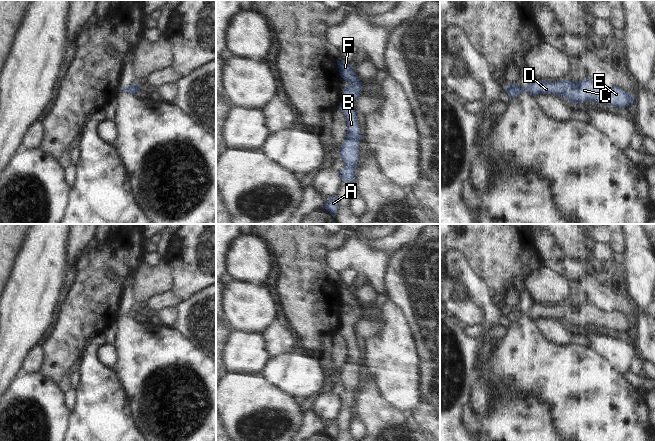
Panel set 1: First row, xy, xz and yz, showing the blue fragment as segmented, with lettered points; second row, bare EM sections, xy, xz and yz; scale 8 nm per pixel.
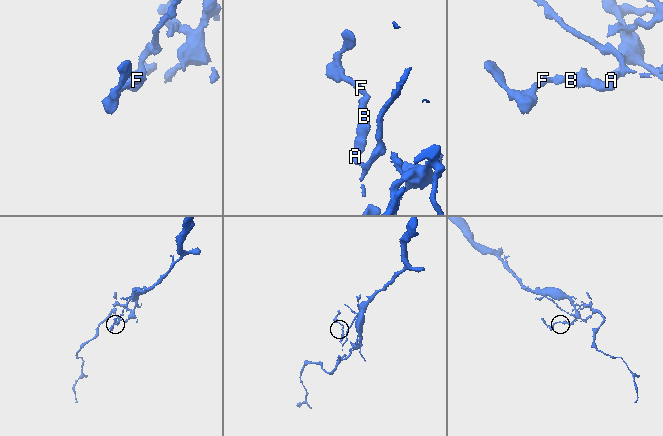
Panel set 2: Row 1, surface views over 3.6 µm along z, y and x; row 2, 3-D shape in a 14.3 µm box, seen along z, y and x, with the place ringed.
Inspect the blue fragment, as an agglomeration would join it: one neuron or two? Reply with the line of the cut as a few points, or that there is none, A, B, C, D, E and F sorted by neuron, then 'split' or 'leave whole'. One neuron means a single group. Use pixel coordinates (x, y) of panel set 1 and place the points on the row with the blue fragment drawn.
no cut | A B C D E F | leave whole

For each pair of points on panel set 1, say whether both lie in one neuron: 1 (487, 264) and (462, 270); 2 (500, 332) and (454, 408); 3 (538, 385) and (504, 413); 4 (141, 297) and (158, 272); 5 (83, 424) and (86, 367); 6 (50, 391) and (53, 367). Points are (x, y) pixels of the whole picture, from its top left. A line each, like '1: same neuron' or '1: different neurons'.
1: different neurons
2: same neuron
3: different neurons
4: same neuron
5: same neuron
6: different neurons

